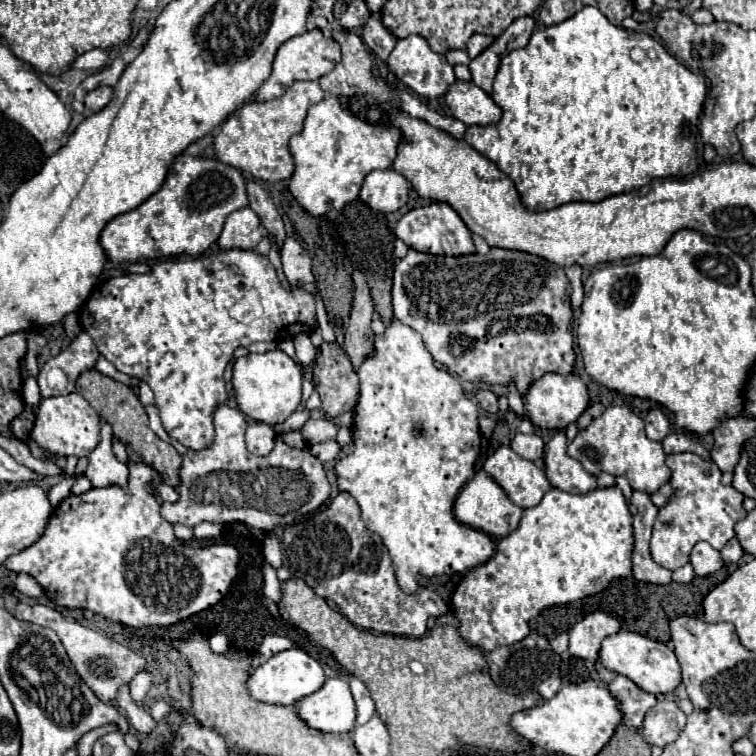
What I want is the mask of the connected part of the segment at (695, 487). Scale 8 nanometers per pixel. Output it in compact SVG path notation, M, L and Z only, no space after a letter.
M683 452L683 454L669 454L667 466L671 468L671 488L673 494L669 498L669 504L659 510L659 516L653 526L653 538L651 538L651 556L653 560L667 568L677 570L679 566L689 562L689 550L695 546L695 542L705 540L715 550L721 550L733 536L733 526L745 516L745 510L741 506L741 492L733 486L721 484L721 470L711 462L697 454Z

